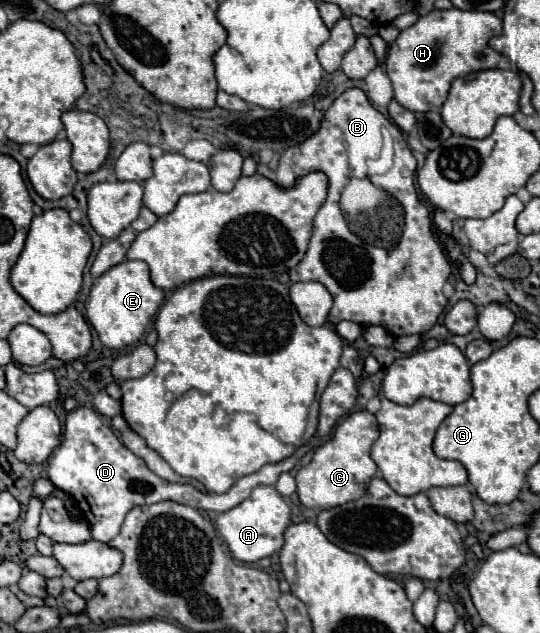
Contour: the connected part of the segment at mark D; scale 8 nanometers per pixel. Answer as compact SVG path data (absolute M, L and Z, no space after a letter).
M76 408L66 418L66 430L64 430L62 444L54 450L52 458L48 460L48 478L56 488L60 488L68 494L72 494L72 492L84 494L84 498L92 510L92 514L86 516L90 522L90 528L92 528L92 538L96 538L100 542L110 542L120 532L124 516L132 506L154 504L160 500L176 500L176 502L188 504L196 510L226 512L226 510L238 506L244 498L248 498L252 488L256 488L258 484L276 484L278 476L282 472L290 472L308 450L310 450L310 444L304 444L290 458L276 462L276 464L266 464L258 472L242 476L240 480L234 482L234 486L228 492L210 494L210 492L200 492L192 484L174 484L174 482L168 482L168 480L156 476L142 458L138 458L134 452L130 452L114 436L112 428L108 428L102 422L102 418L96 410Z

